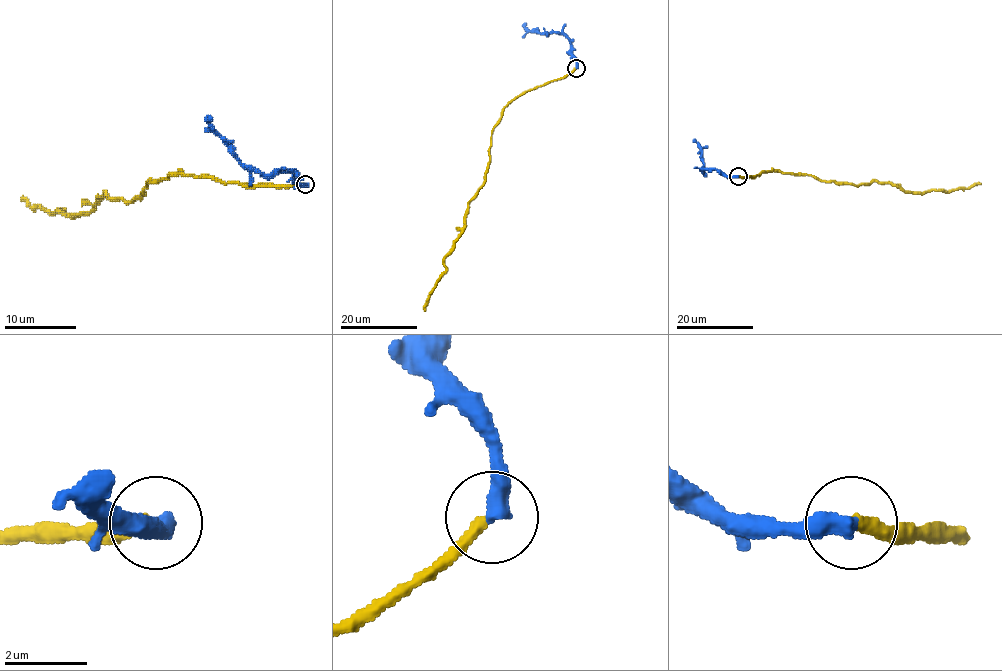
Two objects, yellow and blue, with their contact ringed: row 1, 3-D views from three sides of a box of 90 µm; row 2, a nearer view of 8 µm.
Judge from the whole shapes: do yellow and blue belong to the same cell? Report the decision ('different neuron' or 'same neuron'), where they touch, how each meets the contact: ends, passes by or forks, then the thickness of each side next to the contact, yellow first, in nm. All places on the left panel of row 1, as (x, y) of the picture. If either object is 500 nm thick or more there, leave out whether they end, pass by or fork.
different neuron | (305, 184) | yellow ends | blue ends | 300/460 nm

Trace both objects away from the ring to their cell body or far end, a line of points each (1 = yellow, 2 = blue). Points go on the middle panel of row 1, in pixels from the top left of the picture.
1: (576, 68), (525, 91), (504, 108), (491, 134), (486, 181), (468, 204), (425, 311)
2: (576, 68), (576, 57), (564, 35), (529, 31), (524, 27), (526, 23)

